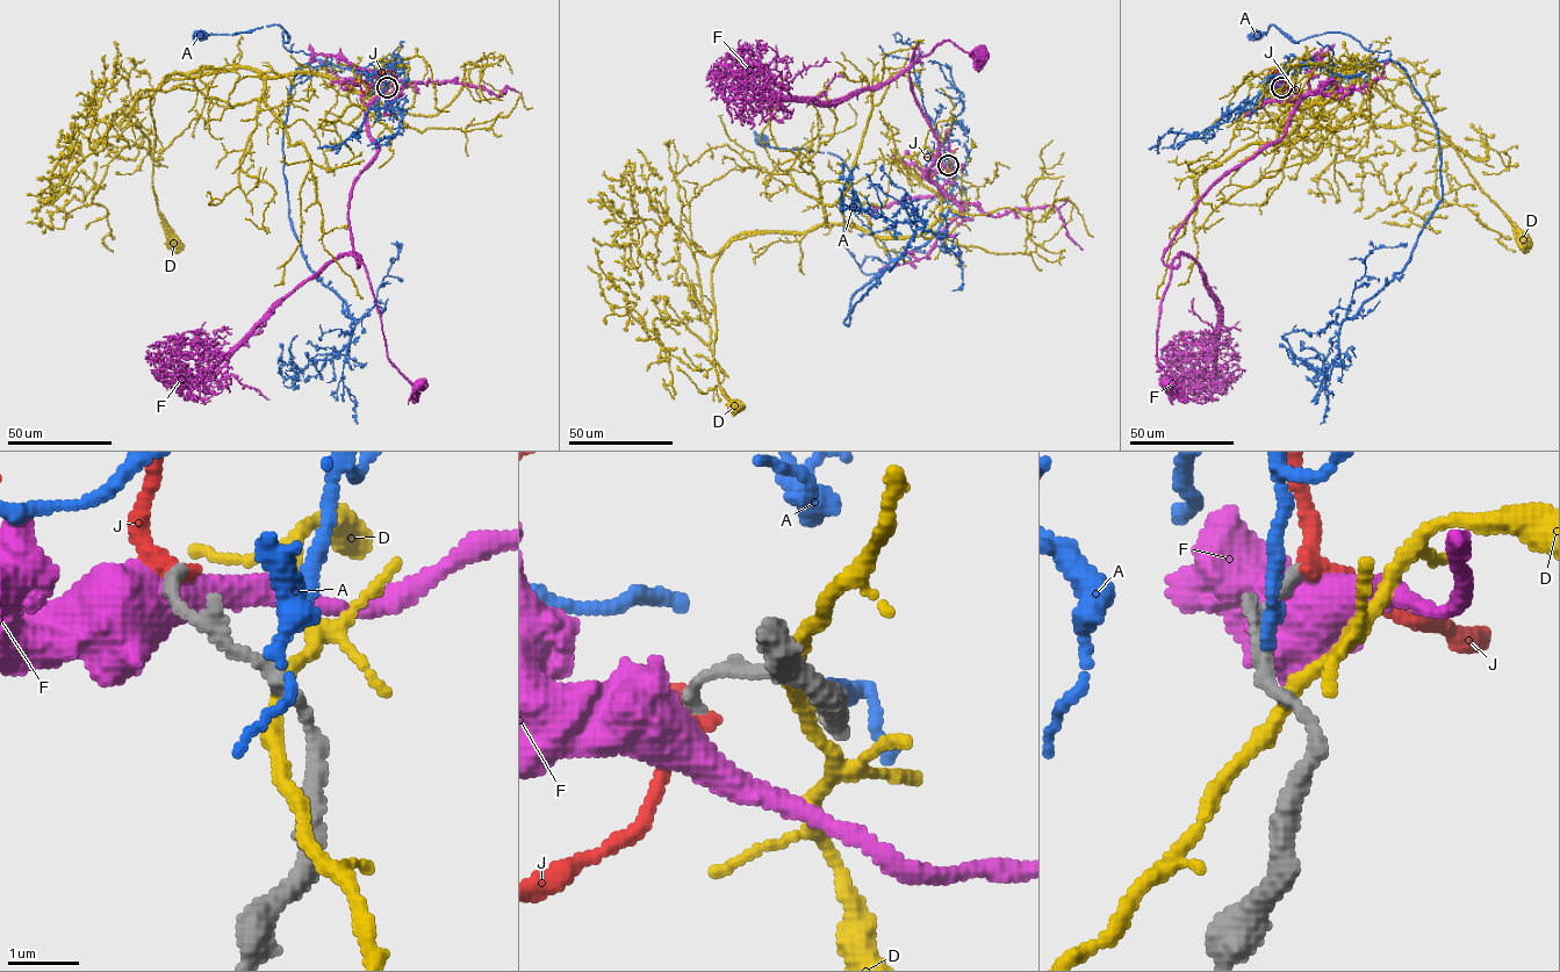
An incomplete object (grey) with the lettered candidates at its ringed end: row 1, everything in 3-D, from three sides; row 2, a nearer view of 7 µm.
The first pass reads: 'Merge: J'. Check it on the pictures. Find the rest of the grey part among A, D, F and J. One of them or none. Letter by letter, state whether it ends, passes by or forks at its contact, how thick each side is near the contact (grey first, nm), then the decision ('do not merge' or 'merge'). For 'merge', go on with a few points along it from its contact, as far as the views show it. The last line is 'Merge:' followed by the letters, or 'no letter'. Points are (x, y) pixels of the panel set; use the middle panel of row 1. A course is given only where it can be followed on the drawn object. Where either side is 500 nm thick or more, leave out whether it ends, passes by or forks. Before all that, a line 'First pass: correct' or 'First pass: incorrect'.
First pass: incorrect
A: it ends there; 150 nm thick on the grey side, 180 nm on the other; merge; it runs (948, 165), (953, 184), (940, 228), (865, 274), (845, 245), (848, 166), (836, 155), (770, 148), (760, 139)
D: it passes by; 190 nm thick on the grey side, 200 nm on the other; do not merge
F: 180 nm thick on the grey side, 550 nm on the other; do not merge
J: it passes by; 170 nm thick on the grey side, 240 nm on the other; do not merge
Merge: A

